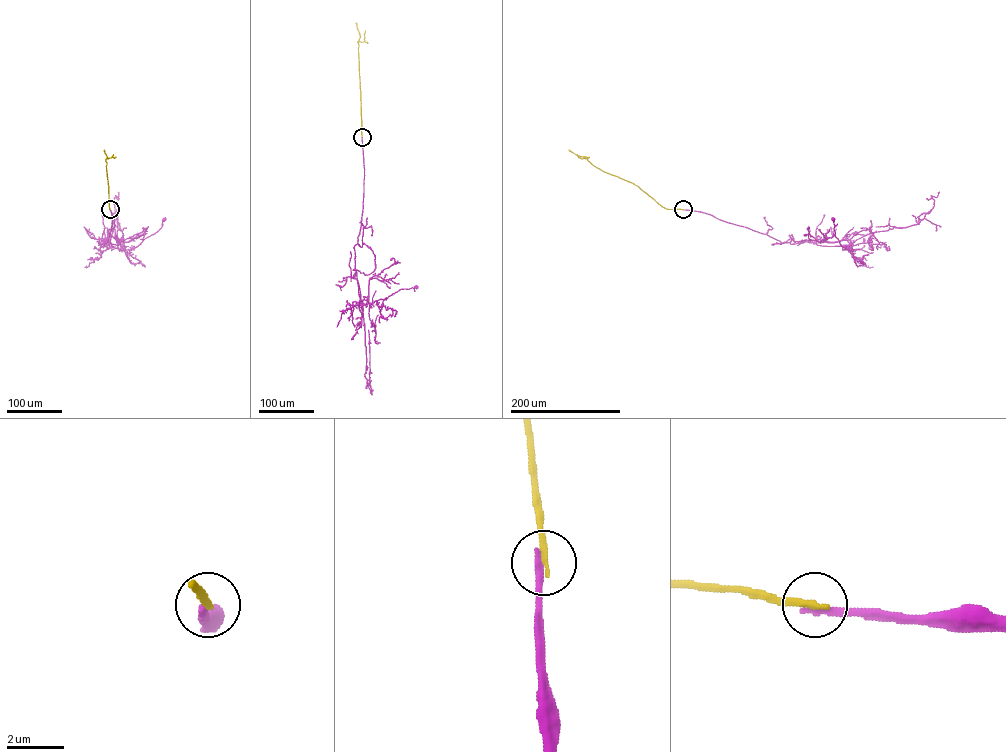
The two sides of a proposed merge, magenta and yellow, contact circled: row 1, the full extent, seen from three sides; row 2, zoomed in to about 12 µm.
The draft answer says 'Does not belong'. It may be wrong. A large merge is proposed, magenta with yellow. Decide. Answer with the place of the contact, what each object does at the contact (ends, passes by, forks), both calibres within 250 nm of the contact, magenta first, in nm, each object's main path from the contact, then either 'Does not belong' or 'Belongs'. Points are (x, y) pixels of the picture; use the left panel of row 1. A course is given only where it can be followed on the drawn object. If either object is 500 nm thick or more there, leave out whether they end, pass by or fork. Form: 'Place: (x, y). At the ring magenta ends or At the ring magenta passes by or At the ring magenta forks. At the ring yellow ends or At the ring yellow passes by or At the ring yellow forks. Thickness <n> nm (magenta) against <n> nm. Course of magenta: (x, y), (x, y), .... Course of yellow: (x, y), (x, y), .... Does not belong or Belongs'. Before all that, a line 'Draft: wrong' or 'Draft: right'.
Draft: right
Place: (110, 209). At the ring magenta ends. At the ring yellow ends. Thickness 280 nm (magenta) against 260 nm. Course of magenta: (110, 209), (111, 230), (102, 244), (120, 249), (138, 246), (159, 229), (165, 219). Course of yellow: (110, 209), (105, 161), (108, 158), (104, 150). Does not belong

